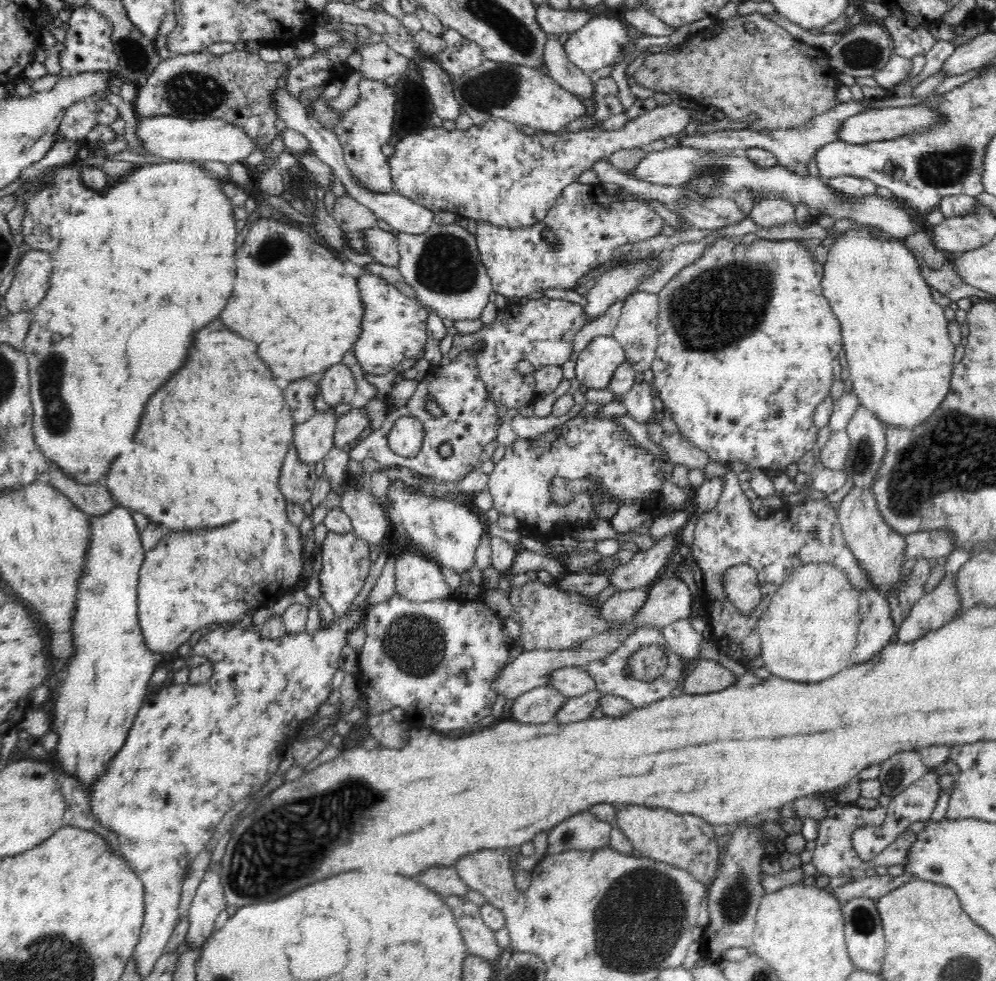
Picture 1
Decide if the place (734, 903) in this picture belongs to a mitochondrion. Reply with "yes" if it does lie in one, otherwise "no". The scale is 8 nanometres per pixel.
yes

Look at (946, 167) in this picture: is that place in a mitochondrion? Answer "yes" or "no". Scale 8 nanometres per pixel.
yes

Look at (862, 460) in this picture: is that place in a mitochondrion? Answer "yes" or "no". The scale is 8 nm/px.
yes

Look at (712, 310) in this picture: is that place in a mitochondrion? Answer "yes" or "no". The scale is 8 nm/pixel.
yes

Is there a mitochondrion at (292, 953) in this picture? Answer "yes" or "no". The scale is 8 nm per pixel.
no

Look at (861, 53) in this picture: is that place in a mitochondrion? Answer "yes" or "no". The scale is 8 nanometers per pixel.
yes

